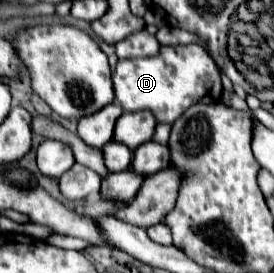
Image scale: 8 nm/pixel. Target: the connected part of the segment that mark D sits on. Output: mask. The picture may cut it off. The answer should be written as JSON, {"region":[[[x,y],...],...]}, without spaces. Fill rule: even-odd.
{"region":[[[201,45],[161,47],[159,55],[145,59],[125,59],[117,63],[113,73],[115,101],[123,111],[151,111],[157,123],[177,121],[191,105],[199,101],[221,101],[223,85],[219,69]]]}

